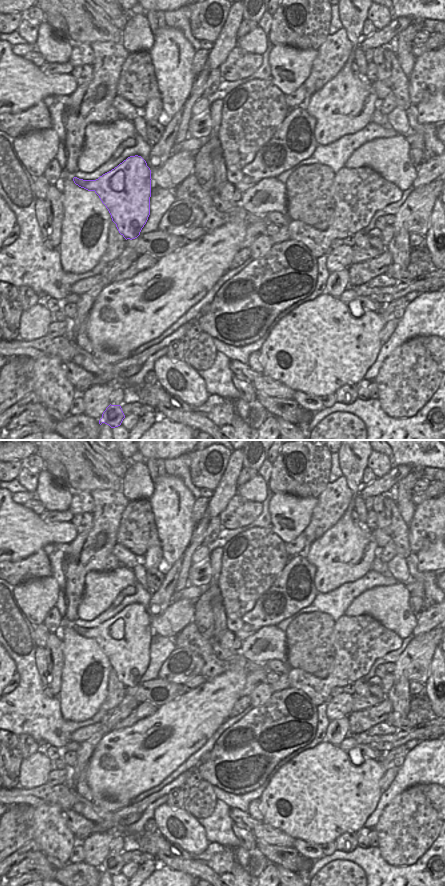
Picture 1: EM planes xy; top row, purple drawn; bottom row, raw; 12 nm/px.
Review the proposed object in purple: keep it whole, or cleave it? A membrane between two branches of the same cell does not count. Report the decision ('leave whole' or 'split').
leave whole

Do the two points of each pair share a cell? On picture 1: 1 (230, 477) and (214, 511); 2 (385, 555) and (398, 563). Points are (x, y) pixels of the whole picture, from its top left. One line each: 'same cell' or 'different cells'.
1: same cell
2: different cells

